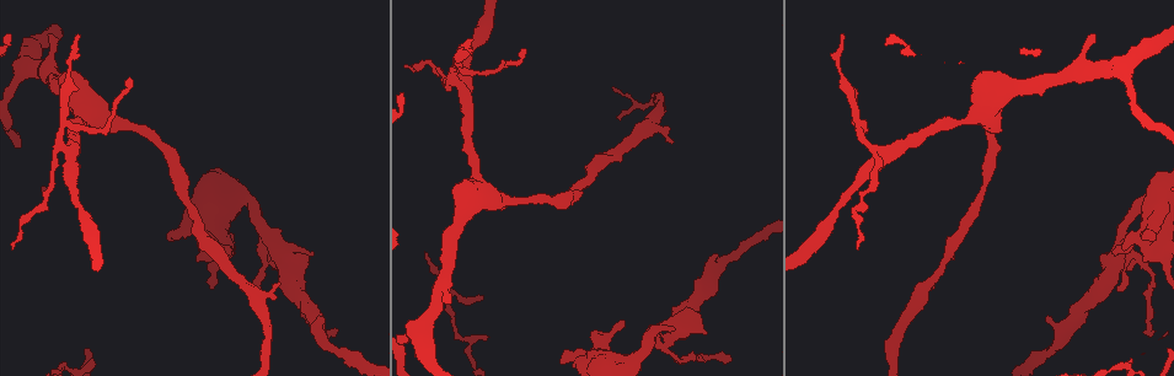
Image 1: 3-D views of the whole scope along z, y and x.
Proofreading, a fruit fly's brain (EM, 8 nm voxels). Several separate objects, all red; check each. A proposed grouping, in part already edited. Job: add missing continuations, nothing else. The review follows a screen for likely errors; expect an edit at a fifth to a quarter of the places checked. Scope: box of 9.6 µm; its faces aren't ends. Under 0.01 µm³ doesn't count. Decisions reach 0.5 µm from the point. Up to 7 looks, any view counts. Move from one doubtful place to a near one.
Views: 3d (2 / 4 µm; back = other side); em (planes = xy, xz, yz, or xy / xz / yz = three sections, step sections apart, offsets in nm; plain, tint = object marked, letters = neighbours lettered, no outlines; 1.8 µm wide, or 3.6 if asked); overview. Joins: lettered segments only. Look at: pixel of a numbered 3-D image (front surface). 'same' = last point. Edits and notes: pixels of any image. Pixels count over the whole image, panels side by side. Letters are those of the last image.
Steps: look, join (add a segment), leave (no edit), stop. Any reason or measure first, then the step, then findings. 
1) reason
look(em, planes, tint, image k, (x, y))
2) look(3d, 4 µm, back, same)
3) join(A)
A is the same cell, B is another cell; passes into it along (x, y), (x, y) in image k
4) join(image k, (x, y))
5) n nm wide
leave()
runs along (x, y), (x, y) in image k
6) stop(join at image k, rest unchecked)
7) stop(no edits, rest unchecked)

an open end
look(em, planes, letters, image 1, (622, 320))

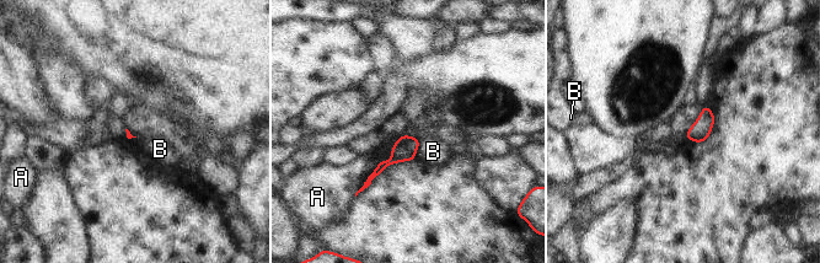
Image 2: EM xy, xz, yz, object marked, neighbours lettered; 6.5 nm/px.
leave()
A and B are other cells; border along (419, 140), (414, 157) in image 2; none of them fits

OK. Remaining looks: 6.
an open end
look(em, planes, letters, image 1, (321, 316))

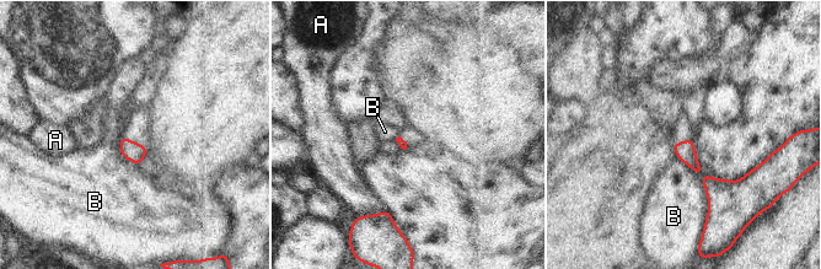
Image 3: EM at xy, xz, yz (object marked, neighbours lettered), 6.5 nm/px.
B touches over 260 nm
leave()
A and B are other cells; border along (699, 181), (707, 199), (706, 220) in image 3; none of them fits

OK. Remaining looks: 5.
three arms meet
look(3d, 4 µm, image 1, (62, 128))

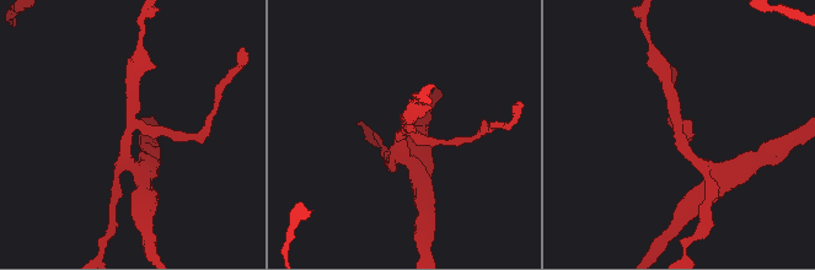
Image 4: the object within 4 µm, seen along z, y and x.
3 arms
look(em, planes, tint, image 4, (126, 135))

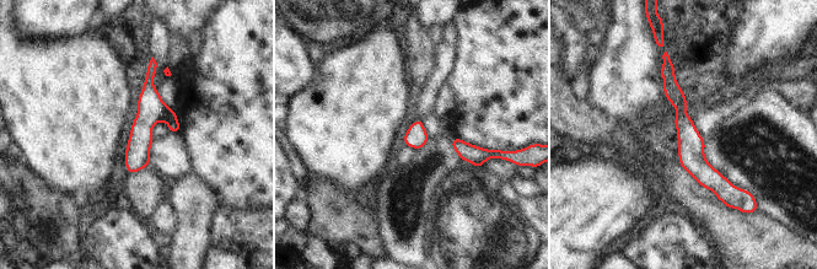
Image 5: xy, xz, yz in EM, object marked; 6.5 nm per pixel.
look(em, planes, letters, same)

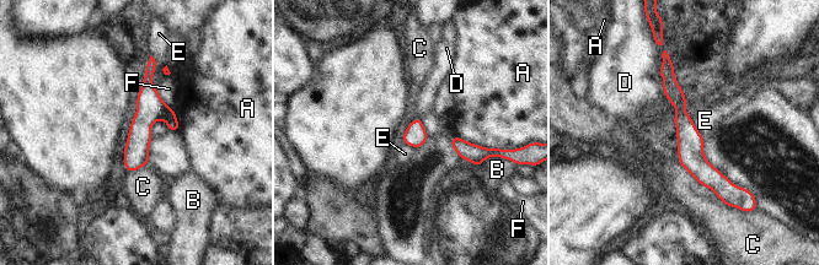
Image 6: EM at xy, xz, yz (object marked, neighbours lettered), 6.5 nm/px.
C touches over 460 nm
leave()
A, B, C, D, E and F are other cells; border along (150, 54), (156, 88) in image 6; no lettered segment goes on from it

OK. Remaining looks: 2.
stop(no edits, rest unchecked)

